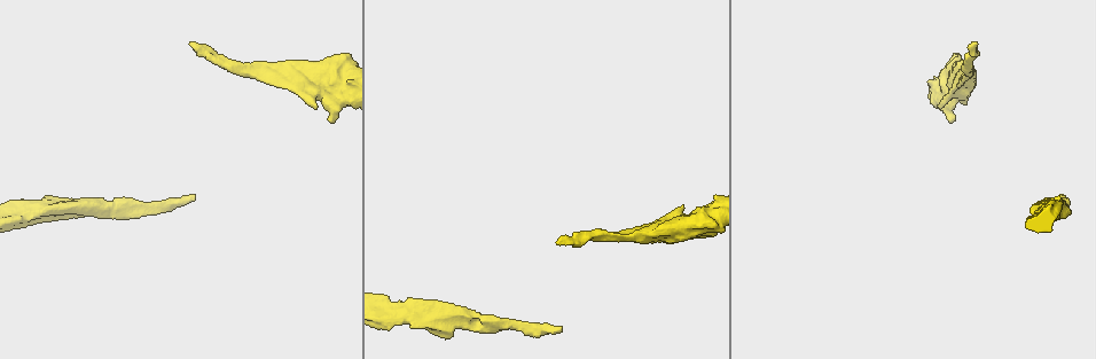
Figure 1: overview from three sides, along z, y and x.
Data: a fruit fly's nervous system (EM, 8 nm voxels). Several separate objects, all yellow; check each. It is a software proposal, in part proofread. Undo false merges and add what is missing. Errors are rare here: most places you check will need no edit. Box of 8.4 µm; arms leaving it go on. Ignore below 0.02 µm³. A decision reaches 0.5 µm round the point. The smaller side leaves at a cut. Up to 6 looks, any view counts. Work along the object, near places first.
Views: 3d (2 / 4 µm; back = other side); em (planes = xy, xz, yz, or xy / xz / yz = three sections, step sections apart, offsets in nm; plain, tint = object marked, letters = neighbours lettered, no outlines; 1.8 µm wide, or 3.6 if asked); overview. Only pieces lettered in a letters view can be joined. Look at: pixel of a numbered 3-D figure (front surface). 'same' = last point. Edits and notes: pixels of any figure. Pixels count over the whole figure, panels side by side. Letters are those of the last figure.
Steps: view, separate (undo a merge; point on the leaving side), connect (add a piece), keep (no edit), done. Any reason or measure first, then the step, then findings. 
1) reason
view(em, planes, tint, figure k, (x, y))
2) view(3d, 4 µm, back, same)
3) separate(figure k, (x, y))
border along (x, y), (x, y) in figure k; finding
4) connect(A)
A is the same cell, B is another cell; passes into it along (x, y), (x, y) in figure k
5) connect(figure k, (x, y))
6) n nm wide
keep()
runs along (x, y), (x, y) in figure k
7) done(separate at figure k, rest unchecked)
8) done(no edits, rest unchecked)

free end
view(3d, 2 µm, figure 1, (555, 242))

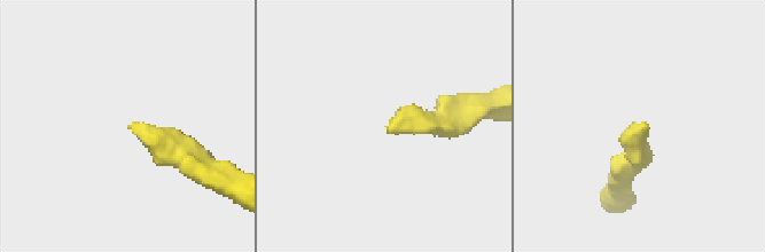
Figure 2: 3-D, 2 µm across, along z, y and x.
now the EM
view(em, planes, tint, figure 2, (645, 125))

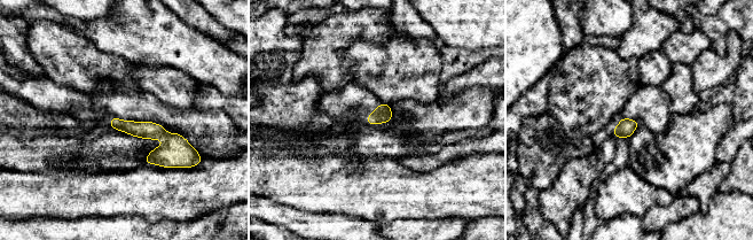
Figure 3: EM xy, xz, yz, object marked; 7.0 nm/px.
view(em, planes, letters, same)

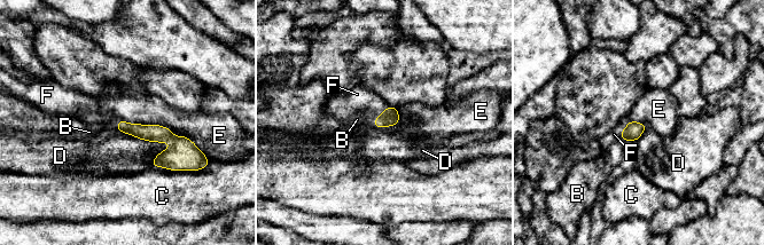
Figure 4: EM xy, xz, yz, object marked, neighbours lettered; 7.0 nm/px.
connect(F)
F is the same cell, B, C, D and E are other cells; passes into it along (389, 117), (379, 116), (344, 107) in figure 4; it goes on there

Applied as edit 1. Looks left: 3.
view(em, 3.6 µm, planes, letters, figure 1, (685, 216))

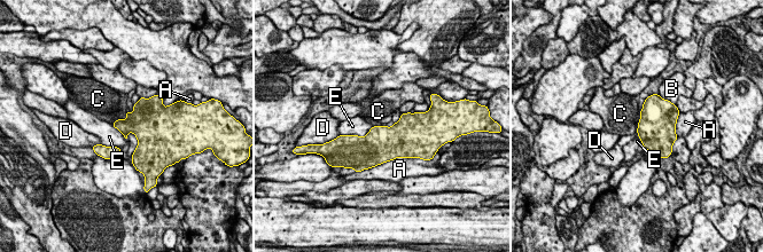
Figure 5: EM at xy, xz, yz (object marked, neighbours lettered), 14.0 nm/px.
keep()
A, B, C, D and E are other cells; border along (126, 112), (111, 124) in figure 5; one neuron here

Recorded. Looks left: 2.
free end
view(em, yz, step 4, letters, figure 1, (386, 327))

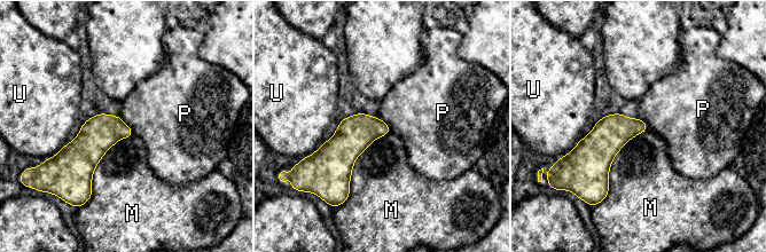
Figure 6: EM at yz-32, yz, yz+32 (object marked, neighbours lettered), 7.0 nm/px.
view(em, planes, letters, same)

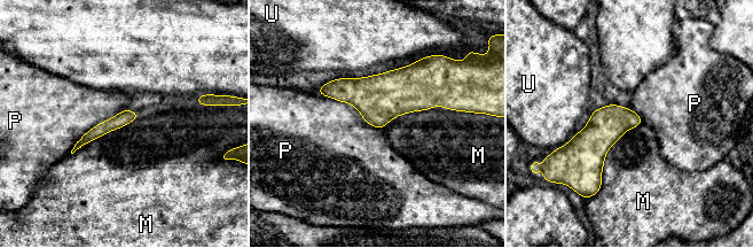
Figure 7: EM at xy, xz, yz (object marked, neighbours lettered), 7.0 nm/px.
keep()
M, P and U are other cells; runs along (321, 91), (429, 93), (444, 102) in figure 7; none of them fits

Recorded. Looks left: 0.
done(connect at figure 4, rest unchecked)

